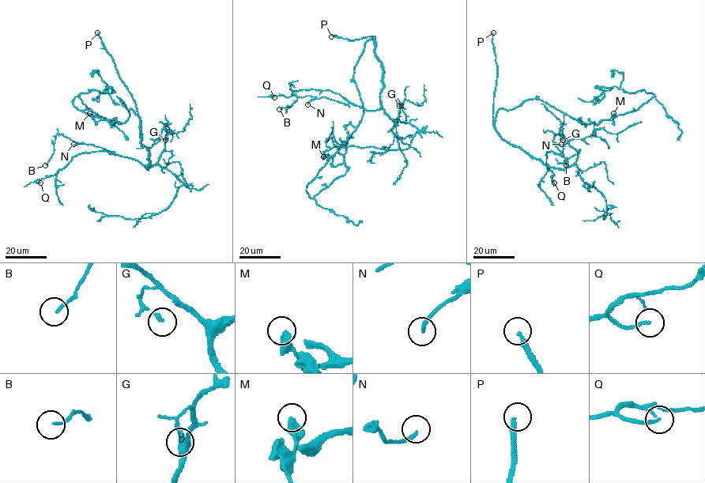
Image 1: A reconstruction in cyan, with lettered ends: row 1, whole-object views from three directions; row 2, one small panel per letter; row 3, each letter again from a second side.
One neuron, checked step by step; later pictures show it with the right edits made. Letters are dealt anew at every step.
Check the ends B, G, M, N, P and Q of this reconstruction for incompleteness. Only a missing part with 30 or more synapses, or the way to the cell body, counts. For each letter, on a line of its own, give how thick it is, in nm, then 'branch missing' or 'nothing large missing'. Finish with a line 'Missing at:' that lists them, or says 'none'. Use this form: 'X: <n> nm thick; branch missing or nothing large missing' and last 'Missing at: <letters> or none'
B: 120 nm thick; nothing large missing
G: 160 nm thick; nothing large missing
M: 480 nm thick; nothing large missing
N: 170 nm thick; nothing large missing
P: 220 nm thick; branch missing
Q: 170 nm thick; nothing large missing
Missing at: P

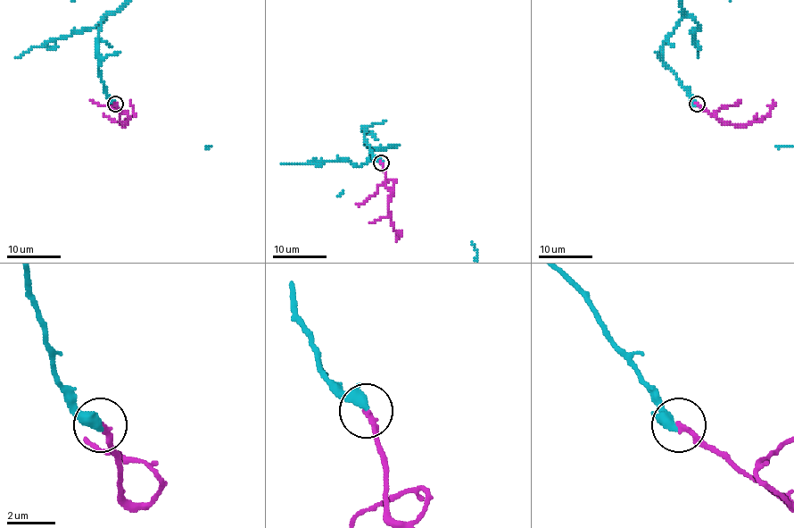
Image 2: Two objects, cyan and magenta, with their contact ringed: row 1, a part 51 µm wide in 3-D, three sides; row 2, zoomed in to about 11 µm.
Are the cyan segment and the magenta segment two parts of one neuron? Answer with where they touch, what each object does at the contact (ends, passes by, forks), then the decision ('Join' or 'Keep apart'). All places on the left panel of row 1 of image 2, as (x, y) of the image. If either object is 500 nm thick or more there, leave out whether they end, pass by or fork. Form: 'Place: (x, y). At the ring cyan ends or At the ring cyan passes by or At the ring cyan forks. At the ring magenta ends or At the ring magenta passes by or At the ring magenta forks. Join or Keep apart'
Place: (115, 104). At the ring cyan passes by. At the ring magenta ends. Join

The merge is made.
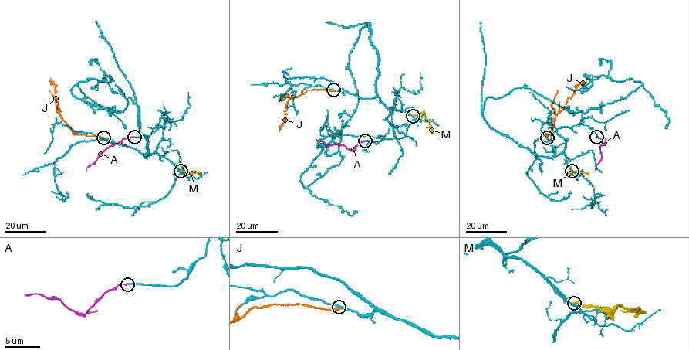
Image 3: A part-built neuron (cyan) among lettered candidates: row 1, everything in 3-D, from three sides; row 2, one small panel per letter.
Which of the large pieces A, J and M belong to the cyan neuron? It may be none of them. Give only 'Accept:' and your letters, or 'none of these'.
Accept: A

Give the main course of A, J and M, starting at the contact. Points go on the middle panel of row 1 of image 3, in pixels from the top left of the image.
A: (365, 141), (359, 143), (352, 150), (338, 144), (327, 146), (315, 139)
J: (333, 90), (306, 90), (291, 98), (279, 130)
M: (412, 116), (423, 113), (434, 133)

